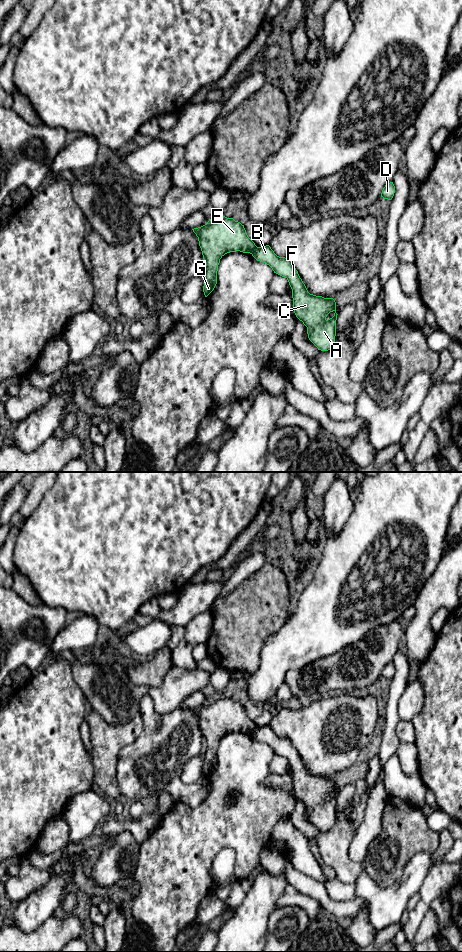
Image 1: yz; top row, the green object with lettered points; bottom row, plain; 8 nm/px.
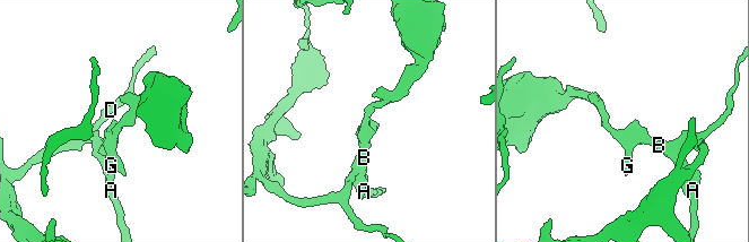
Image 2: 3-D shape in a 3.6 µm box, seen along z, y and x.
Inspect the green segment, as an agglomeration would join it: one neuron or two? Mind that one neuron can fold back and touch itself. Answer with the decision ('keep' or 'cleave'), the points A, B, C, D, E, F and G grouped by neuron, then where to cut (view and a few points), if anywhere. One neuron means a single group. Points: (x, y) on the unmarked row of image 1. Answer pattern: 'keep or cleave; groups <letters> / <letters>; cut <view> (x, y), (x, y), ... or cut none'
cleave; groups A B C D F / E G; cut yz (256, 726), (251, 733)

